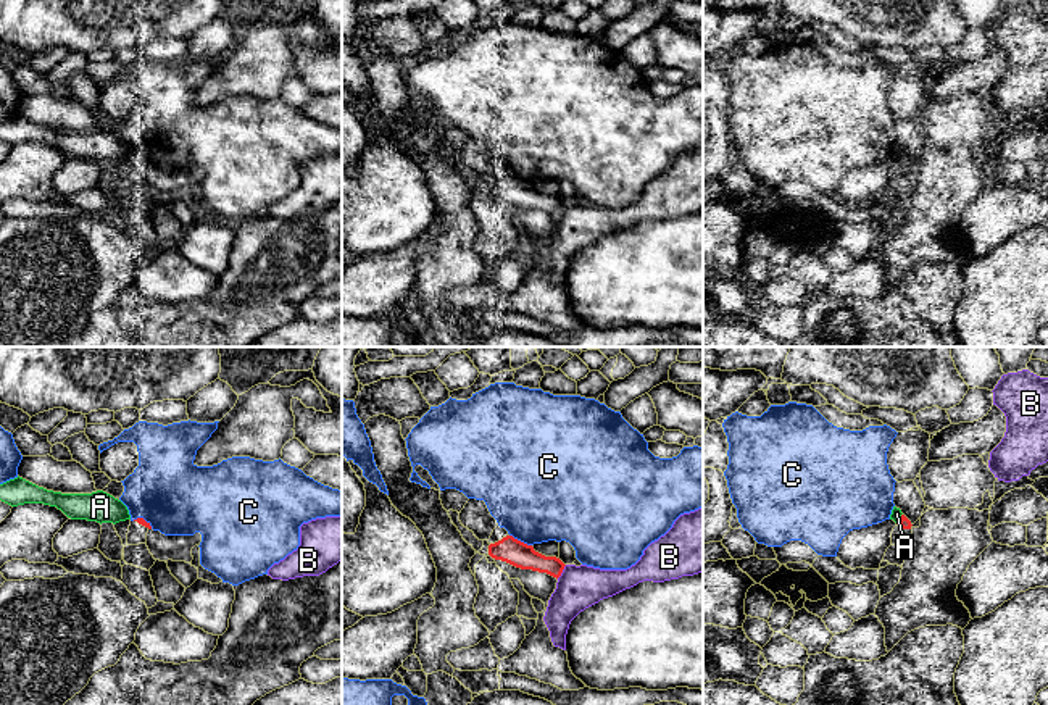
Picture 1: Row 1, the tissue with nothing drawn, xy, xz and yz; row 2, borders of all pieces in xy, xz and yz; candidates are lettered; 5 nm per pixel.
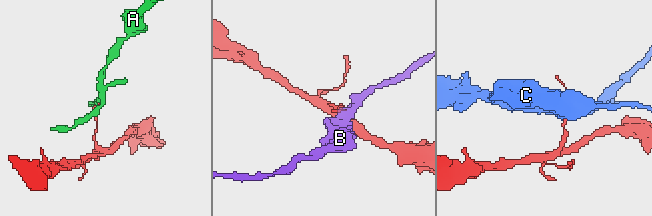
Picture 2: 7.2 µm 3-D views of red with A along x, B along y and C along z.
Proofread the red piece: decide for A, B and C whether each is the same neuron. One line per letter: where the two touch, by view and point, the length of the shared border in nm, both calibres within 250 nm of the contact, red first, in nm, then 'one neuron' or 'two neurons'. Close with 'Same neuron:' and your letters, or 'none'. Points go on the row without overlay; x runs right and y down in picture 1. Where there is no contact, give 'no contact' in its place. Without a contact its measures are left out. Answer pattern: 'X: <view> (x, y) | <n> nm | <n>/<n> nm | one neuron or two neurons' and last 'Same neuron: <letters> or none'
A: yz (902, 157) | 60 nm | 60/50 nm | two neurons
B: xz (561, 210) | 90 nm | 130/220 nm | two neurons
C: xz (519, 179) | 130 nm | 130/480 nm | two neurons
Same neuron: none

